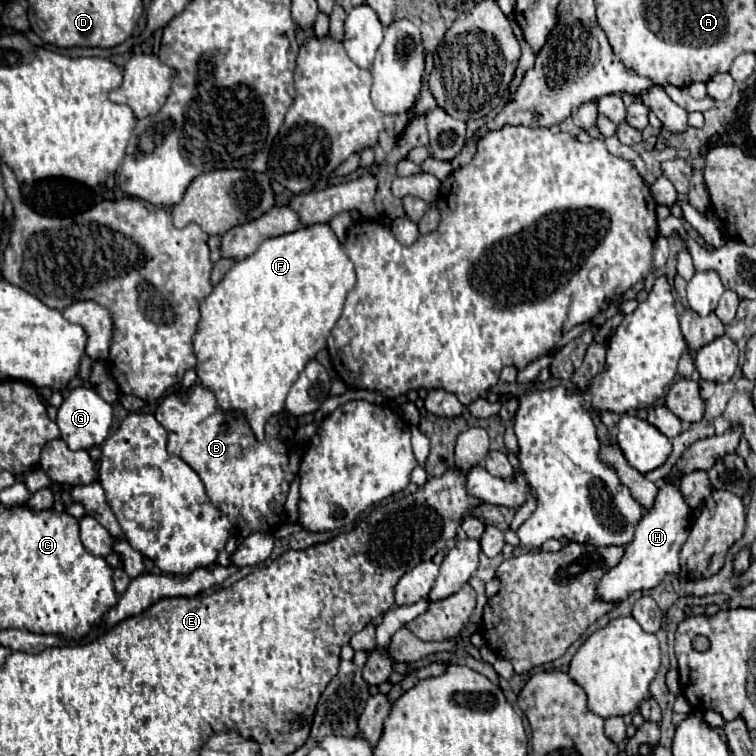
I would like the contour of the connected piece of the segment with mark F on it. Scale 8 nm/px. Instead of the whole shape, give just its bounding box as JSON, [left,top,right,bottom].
[195,223,355,439]

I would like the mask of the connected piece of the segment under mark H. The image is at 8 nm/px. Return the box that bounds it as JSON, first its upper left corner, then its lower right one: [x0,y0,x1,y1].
[597,483,689,603]

